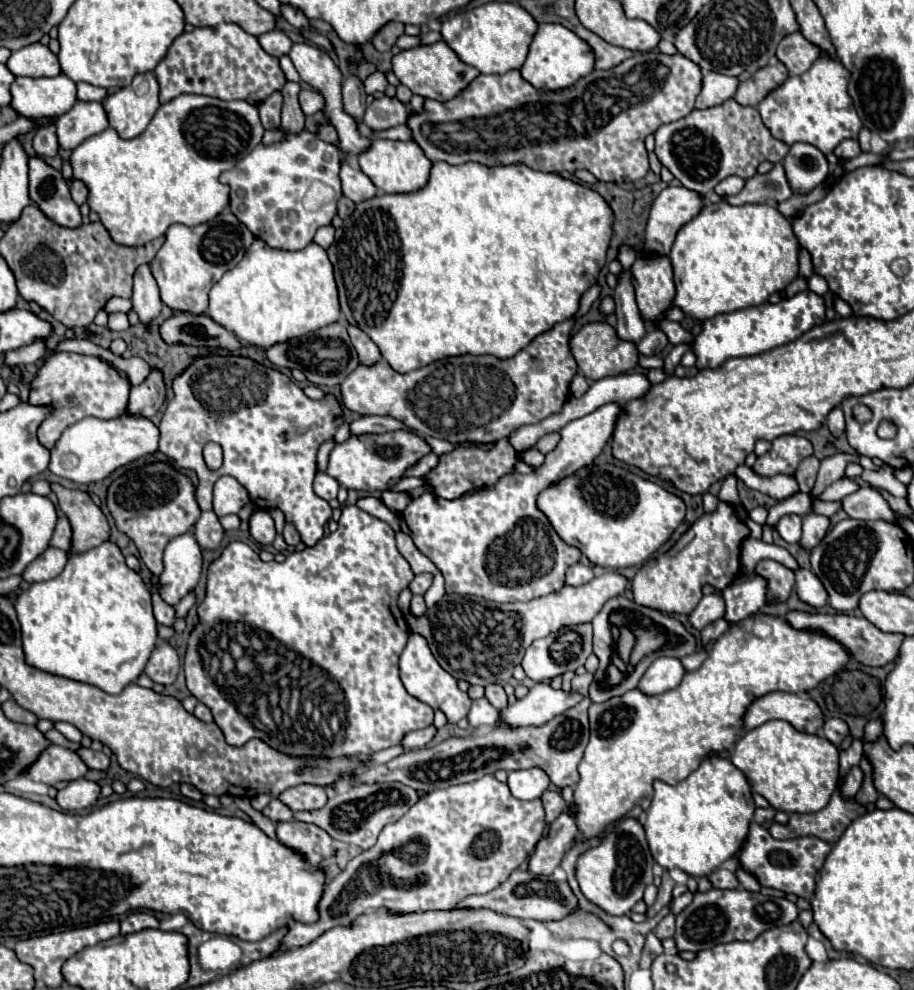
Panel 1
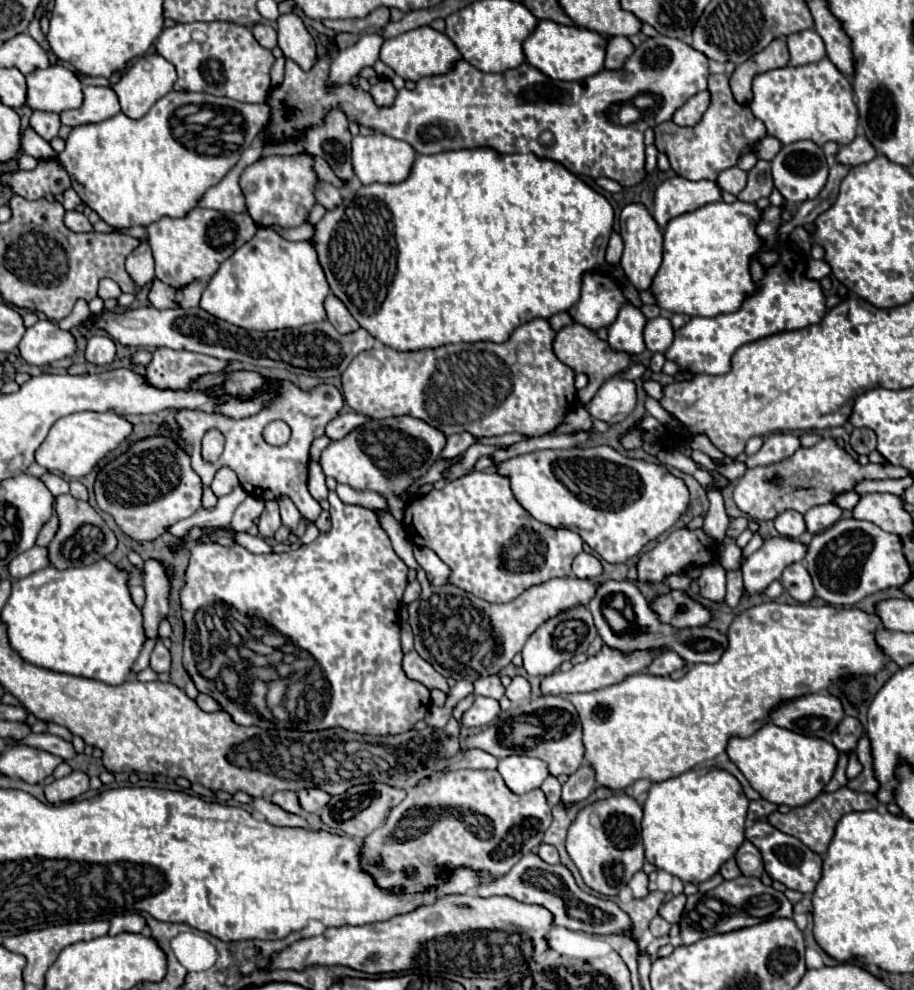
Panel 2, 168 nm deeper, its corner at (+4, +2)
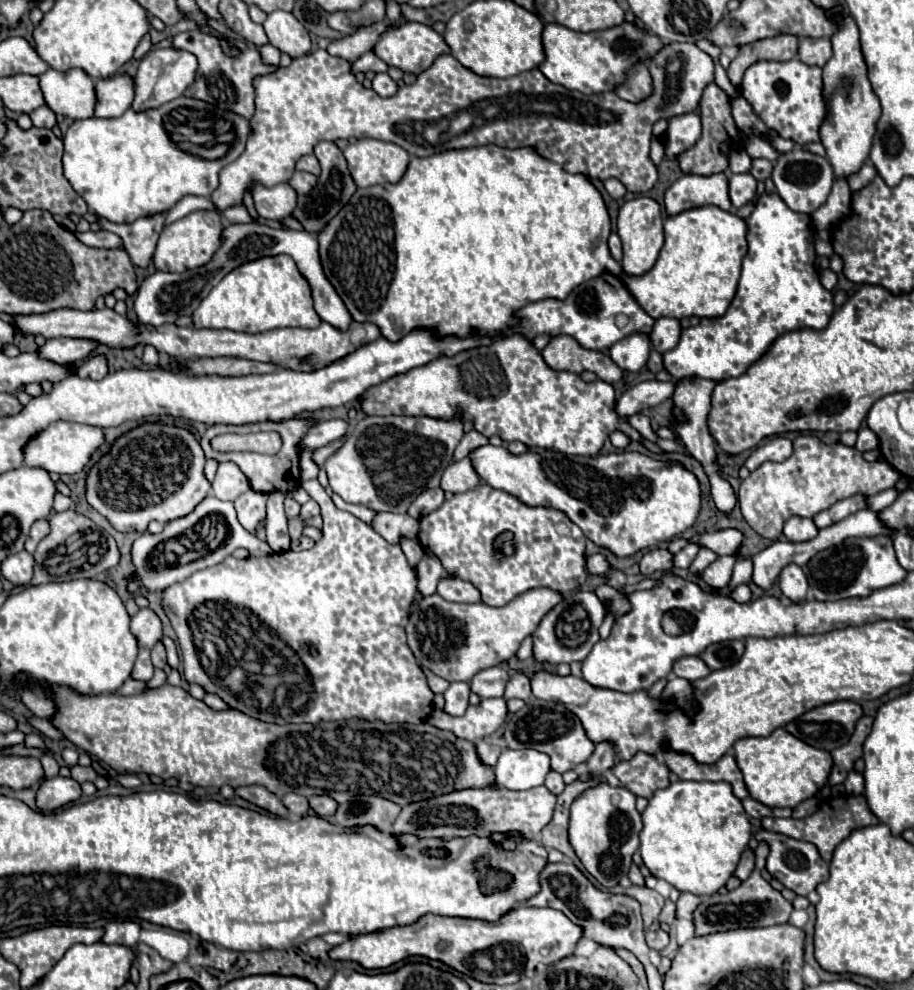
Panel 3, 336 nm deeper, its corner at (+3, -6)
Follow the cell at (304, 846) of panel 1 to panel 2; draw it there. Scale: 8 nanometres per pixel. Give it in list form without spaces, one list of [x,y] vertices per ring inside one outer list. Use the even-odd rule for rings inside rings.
[[[253,798],[253,808],[257,812],[261,812],[265,816],[265,820],[273,826],[301,826],[301,828],[309,828],[309,824],[297,816],[297,814],[289,814],[285,812],[281,806],[273,804],[271,800],[265,800],[265,798]]]

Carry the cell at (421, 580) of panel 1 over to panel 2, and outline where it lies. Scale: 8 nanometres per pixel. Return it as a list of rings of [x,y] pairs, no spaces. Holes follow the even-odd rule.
[[[415,546],[413,554],[415,554],[417,564],[427,572],[427,578],[429,578],[431,584],[447,584],[449,582],[451,568],[433,550]]]

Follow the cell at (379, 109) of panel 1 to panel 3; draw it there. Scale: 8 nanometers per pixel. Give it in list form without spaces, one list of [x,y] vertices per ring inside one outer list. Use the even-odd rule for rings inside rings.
[[[376,74],[376,78],[372,80],[372,88],[382,98],[390,98],[390,96],[394,96],[398,92],[396,82],[388,74]]]

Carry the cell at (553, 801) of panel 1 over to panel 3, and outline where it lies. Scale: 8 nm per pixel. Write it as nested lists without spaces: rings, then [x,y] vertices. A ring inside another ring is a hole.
[[[548,772],[548,776],[546,776],[546,784],[544,784],[552,794],[562,794],[564,792],[564,782],[562,782],[562,776],[558,774],[558,772]]]

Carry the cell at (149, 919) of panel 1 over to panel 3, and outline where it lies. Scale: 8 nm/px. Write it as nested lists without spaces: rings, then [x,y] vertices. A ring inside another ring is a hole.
[[[110,922],[102,942],[106,944],[124,944],[134,948],[140,942],[140,924],[136,922]]]

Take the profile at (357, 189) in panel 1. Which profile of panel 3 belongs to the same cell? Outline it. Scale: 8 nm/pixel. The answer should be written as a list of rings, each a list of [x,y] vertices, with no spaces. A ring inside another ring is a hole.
[[[308,154],[308,156],[298,158],[298,162],[296,162],[296,170],[310,172],[310,174],[318,176],[318,174],[320,174],[320,164],[318,164],[318,160],[316,160],[316,156],[314,156],[314,154]]]

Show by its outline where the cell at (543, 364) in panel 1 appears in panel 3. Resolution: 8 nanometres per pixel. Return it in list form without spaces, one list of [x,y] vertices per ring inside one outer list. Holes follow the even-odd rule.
[[[496,334],[496,336],[492,336],[492,342],[488,344],[488,346],[476,346],[476,348],[470,348],[470,350],[464,350],[464,352],[460,352],[460,354],[454,354],[454,356],[438,356],[438,358],[434,358],[432,362],[428,362],[428,364],[424,364],[424,366],[416,366],[416,368],[412,368],[412,370],[408,370],[408,372],[404,372],[404,374],[396,374],[396,376],[392,376],[392,378],[388,378],[388,380],[384,380],[384,382],[380,382],[380,384],[376,384],[376,386],[370,386],[362,396],[360,396],[360,410],[366,414],[366,416],[428,416],[428,418],[438,418],[438,420],[454,420],[454,418],[458,418],[460,414],[464,416],[464,422],[472,422],[474,424],[474,430],[478,430],[480,434],[484,434],[486,438],[490,438],[490,436],[500,436],[504,442],[514,442],[514,440],[518,440],[518,442],[524,442],[528,448],[554,448],[554,450],[560,450],[560,452],[564,452],[564,454],[580,454],[580,456],[596,456],[598,454],[598,450],[602,448],[602,444],[604,444],[604,440],[608,438],[608,434],[610,432],[614,432],[614,430],[622,430],[622,432],[626,432],[632,440],[636,440],[636,442],[640,442],[642,440],[642,436],[638,434],[638,430],[634,430],[628,422],[624,422],[624,420],[620,420],[618,416],[614,416],[614,400],[616,400],[616,396],[614,396],[614,388],[612,388],[612,384],[608,384],[608,382],[604,382],[604,380],[596,380],[596,382],[584,382],[578,374],[572,374],[572,372],[556,372],[556,370],[552,370],[546,362],[544,362],[544,358],[542,358],[542,354],[540,354],[540,350],[536,350],[534,348],[534,344],[532,344],[532,340],[530,338],[526,338],[524,334]]]

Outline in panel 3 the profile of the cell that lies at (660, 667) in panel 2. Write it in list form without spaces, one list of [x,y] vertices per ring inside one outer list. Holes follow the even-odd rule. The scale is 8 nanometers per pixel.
[[[686,656],[686,658],[680,658],[674,662],[672,666],[672,672],[684,680],[700,680],[702,676],[708,676],[710,670],[706,668],[706,664],[702,664],[702,660],[698,656]]]

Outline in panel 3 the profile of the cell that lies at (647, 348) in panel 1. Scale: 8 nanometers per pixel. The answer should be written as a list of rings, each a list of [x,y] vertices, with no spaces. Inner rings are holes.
[[[658,318],[652,332],[650,342],[652,348],[660,354],[672,350],[680,340],[680,322],[676,318]]]

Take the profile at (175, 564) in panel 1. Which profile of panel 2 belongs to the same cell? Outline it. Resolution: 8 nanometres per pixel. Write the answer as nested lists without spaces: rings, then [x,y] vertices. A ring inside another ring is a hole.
[[[157,560],[145,562],[145,604],[141,608],[147,638],[157,638],[157,626],[169,610],[169,576]]]

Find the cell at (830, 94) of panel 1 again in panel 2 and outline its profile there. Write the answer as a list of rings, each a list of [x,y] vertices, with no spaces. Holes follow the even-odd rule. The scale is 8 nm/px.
[[[829,58],[805,66],[785,66],[757,74],[753,78],[753,100],[749,106],[753,114],[767,126],[767,134],[779,138],[783,144],[797,140],[813,140],[817,146],[823,146],[829,140],[837,144],[849,144],[857,134],[857,106],[853,102],[853,86]]]

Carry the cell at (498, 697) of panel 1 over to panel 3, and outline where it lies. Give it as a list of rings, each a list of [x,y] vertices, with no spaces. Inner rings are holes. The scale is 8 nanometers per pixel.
[[[488,668],[486,672],[478,672],[470,682],[470,688],[480,698],[502,698],[508,682],[508,672],[504,668]]]

